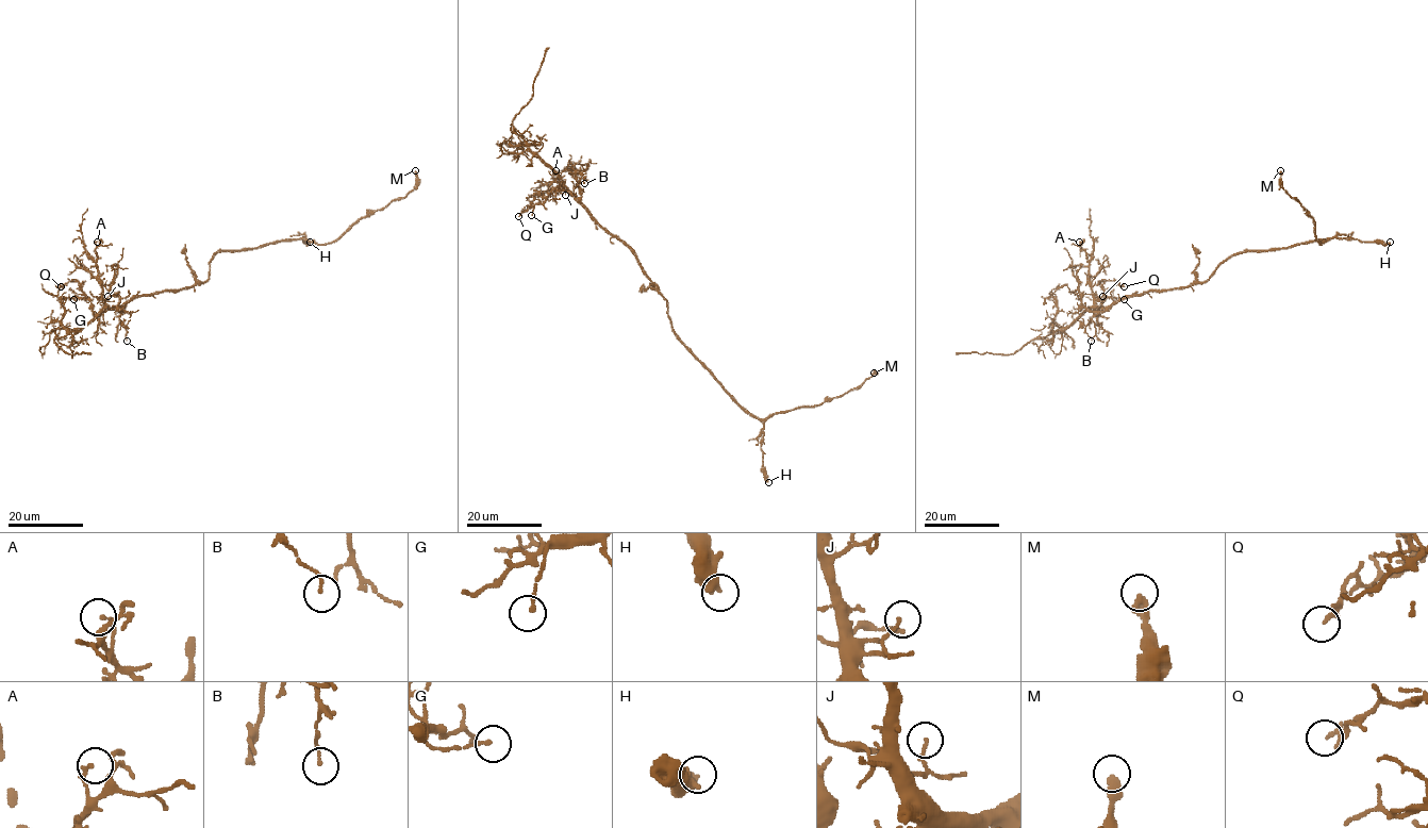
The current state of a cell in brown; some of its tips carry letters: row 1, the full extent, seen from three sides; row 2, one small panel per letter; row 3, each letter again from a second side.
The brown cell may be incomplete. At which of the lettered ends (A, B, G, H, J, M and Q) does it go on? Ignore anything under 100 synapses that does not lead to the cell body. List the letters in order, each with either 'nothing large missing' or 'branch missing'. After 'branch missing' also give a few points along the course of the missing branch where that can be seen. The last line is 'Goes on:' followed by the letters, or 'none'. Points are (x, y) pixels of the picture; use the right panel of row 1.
A: nothing large missing
B: nothing large missing
G: nothing large missing
H: nothing large missing
J: nothing large missing
M: nothing large missing
Q: nothing large missing
Goes on: none

